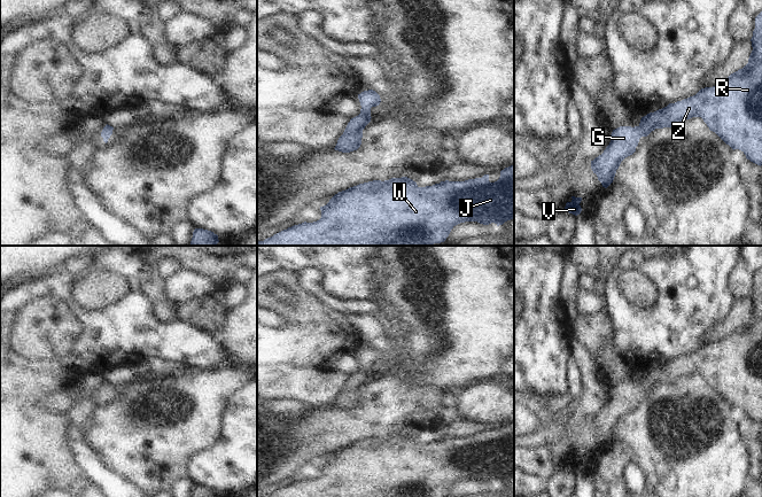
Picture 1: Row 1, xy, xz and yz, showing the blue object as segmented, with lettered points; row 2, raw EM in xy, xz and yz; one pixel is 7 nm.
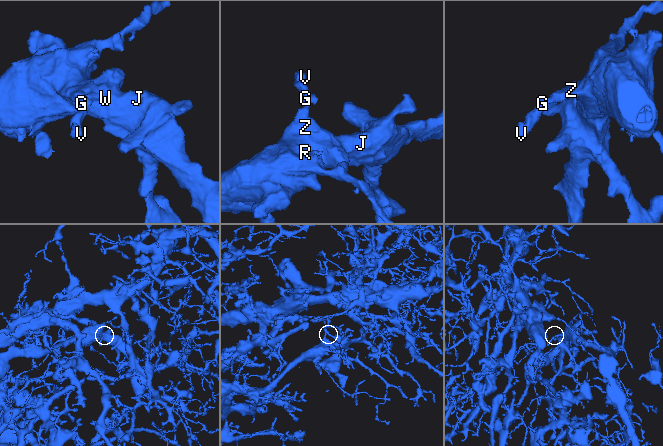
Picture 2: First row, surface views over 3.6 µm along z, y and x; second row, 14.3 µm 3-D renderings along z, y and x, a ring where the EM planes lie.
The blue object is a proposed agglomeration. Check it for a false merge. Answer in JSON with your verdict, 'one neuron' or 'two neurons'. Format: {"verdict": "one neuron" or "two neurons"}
{"verdict": "one neuron"}

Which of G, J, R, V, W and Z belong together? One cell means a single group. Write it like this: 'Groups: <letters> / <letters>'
Groups: G J R V W Z

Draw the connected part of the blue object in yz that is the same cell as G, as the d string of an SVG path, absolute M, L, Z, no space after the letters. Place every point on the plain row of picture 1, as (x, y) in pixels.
M762 269L755 274L755 286L751 296L753 308L748 320L713 344L701 345L695 352L669 360L667 364L642 374L638 383L620 383L613 387L612 397L604 410L591 418L591 426L602 444L614 437L621 419L636 409L639 396L655 386L671 385L692 374L701 374L710 388L715 389L733 407L739 406L751 419L762 422Z

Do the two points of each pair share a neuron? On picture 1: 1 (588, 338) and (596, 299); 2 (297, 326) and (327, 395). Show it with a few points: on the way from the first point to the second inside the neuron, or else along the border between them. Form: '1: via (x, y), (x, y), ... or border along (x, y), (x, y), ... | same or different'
1: border along (600, 311), (581, 313) | different
2: border along (288, 363), (315, 366), (328, 371) | different

